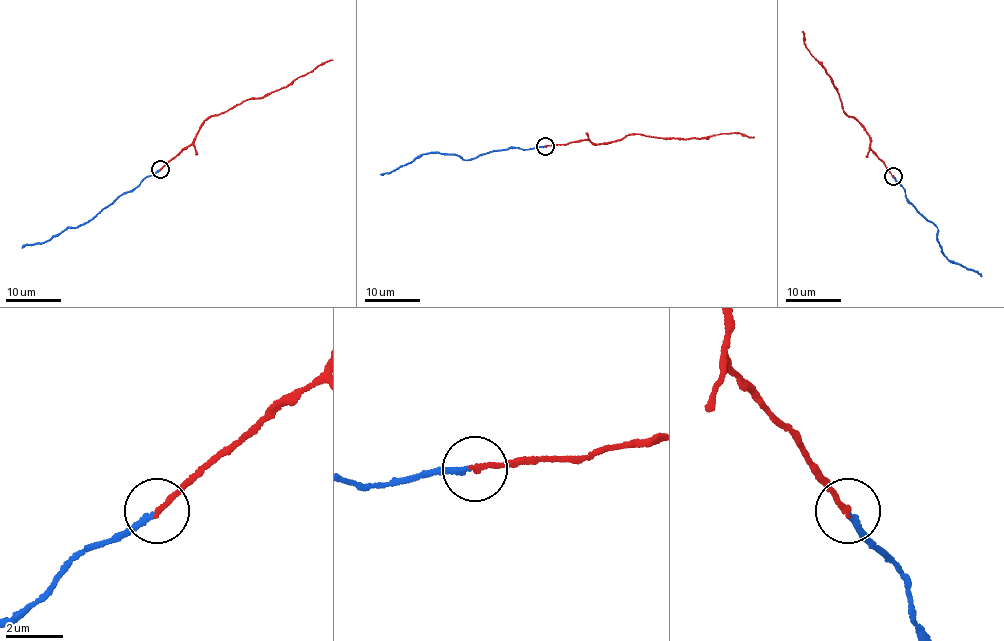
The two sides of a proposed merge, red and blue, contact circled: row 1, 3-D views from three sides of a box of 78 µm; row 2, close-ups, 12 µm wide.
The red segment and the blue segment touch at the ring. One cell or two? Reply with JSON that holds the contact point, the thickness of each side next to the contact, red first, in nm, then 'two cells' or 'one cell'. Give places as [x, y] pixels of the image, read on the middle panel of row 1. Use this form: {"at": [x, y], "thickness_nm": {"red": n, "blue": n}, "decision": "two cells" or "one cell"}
{"at": [545, 146], "thickness_nm": {"red": 180, "blue": 200}, "decision": "two cells"}

